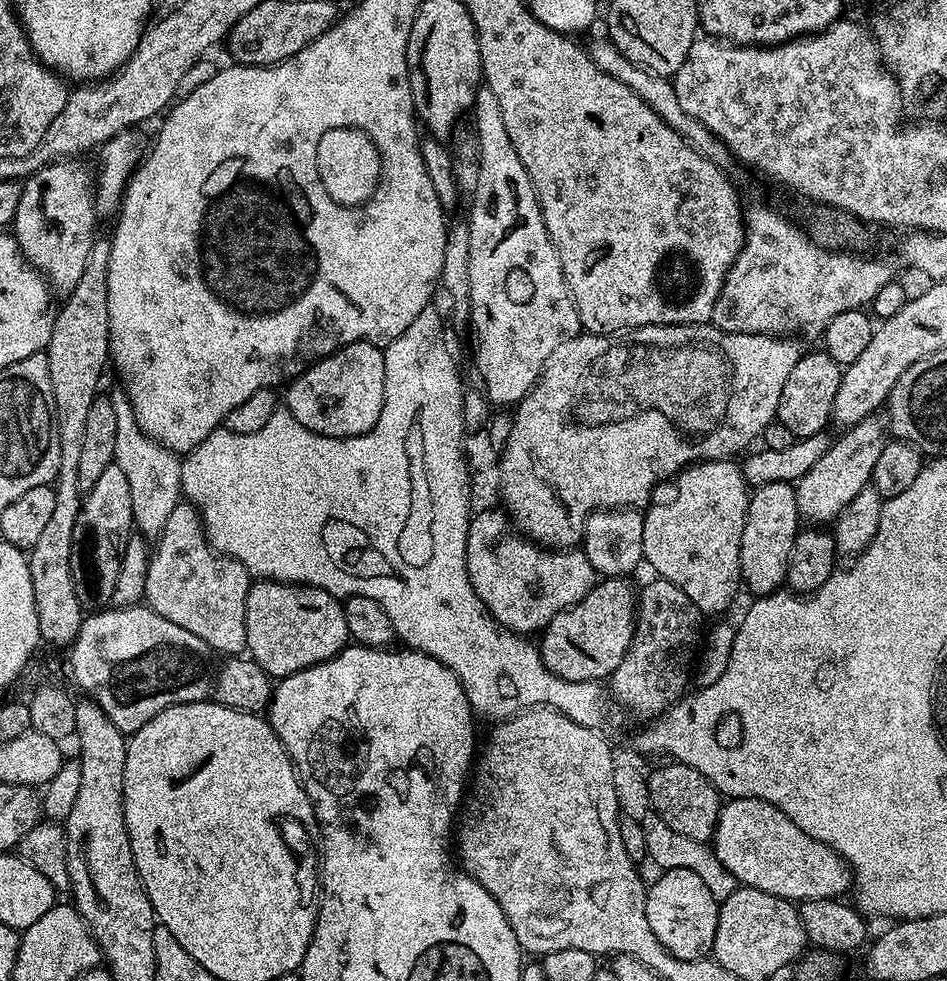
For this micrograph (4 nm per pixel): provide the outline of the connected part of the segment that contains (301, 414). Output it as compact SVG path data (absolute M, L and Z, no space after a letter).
M359 340L339 348L336 352L322 360L316 361L305 372L301 372L295 380L287 385L288 401L286 407L302 426L314 430L323 436L360 436L368 432L378 422L378 414L382 414L384 401L384 350L379 344L369 344L367 340Z

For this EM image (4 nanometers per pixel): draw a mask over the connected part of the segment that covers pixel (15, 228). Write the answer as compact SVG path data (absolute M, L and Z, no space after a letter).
M73 158L71 160L55 160L53 164L45 164L23 181L22 199L18 202L18 214L14 214L10 225L11 235L15 236L22 254L32 267L48 281L53 293L66 297L74 285L78 283L78 277L82 269L86 267L86 258L90 258L92 243L98 239L96 232L96 220L98 213L94 199L94 176L83 164L84 160Z

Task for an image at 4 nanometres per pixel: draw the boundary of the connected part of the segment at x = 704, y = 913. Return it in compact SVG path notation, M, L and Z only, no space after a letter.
M690 870L661 871L646 892L646 918L650 918L650 930L654 930L654 938L679 960L703 960L711 953L719 913L720 901L710 894L706 882Z

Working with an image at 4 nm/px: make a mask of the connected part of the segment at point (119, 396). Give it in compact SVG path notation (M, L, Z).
M118 390L118 393L111 395L111 402L114 406L114 416L117 421L117 438L114 445L114 460L122 474L125 475L129 483L132 521L139 535L148 540L159 539L162 530L166 526L166 521L170 518L170 514L181 503L181 459L177 453L169 451L167 447L158 443L156 440L150 439L145 432L138 426L137 419L134 418L133 408L127 395Z

